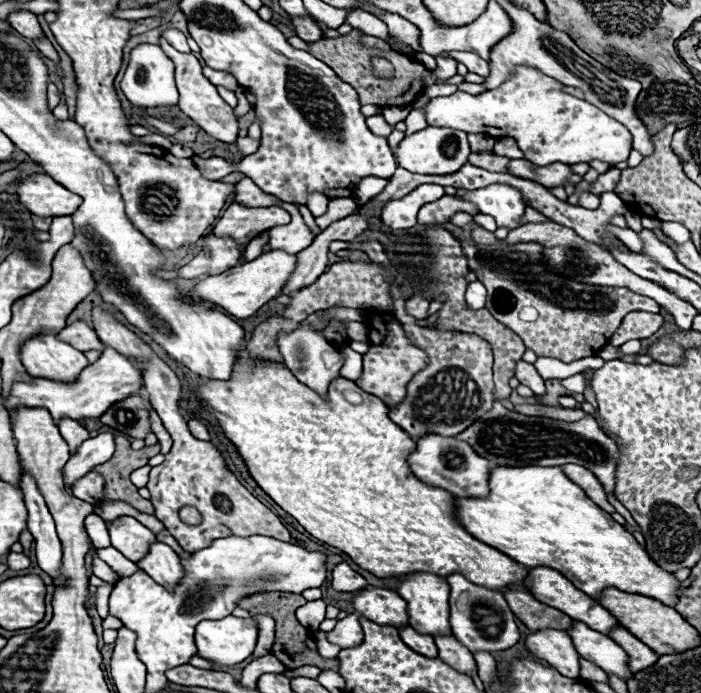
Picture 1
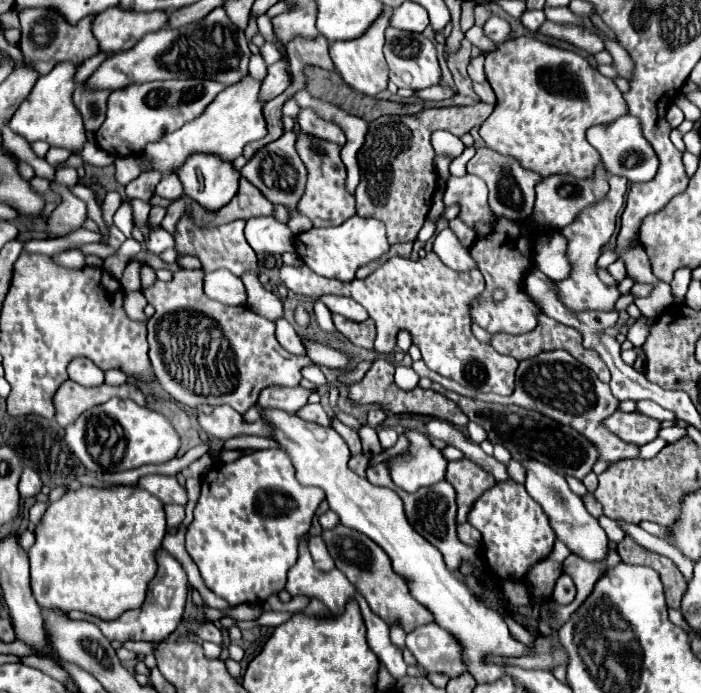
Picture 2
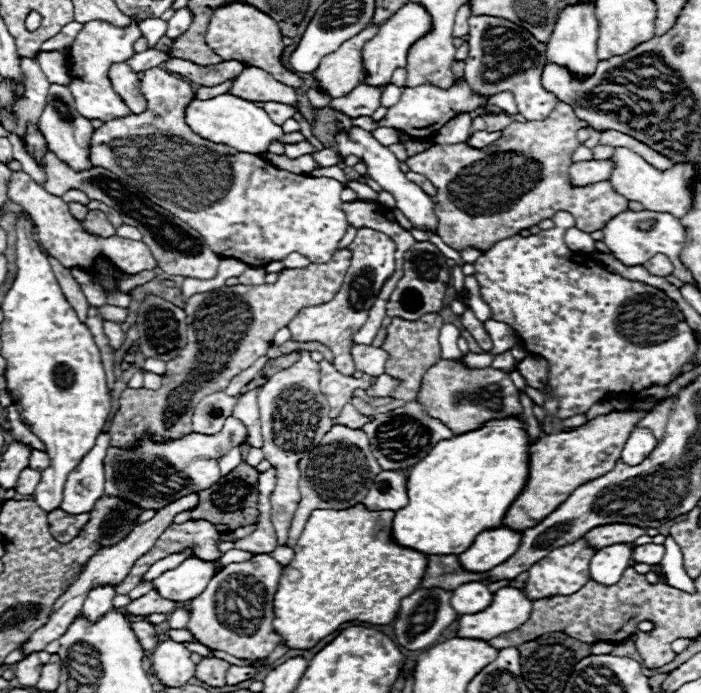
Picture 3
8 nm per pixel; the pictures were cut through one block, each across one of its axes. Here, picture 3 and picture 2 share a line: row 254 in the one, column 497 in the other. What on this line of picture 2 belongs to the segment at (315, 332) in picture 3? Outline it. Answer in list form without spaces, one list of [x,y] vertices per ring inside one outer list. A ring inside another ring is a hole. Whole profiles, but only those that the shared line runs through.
[[[428,252],[418,260],[398,256],[390,258],[364,280],[328,280],[324,276],[316,276],[306,266],[280,266],[278,276],[288,290],[314,300],[324,294],[340,294],[360,302],[376,322],[376,352],[392,352],[396,346],[396,334],[404,328],[412,334],[414,344],[420,346],[428,368],[480,392],[494,392],[500,396],[510,396],[514,392],[514,372],[518,368],[518,360],[498,354],[490,344],[476,340],[470,332],[472,320],[468,318],[468,304],[472,304],[472,300],[484,292],[484,276],[478,270],[450,270],[434,252]]]

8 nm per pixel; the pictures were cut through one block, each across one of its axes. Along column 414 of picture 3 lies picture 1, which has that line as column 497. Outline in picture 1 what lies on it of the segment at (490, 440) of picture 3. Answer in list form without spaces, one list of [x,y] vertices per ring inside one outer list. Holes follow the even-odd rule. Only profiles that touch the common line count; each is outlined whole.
[[[494,466],[490,476],[490,492],[484,498],[454,498],[456,520],[464,526],[468,534],[476,540],[498,548],[502,554],[524,564],[526,568],[548,566],[562,572],[576,588],[596,598],[604,588],[618,588],[632,594],[644,594],[648,598],[660,600],[666,606],[676,606],[680,594],[680,582],[674,574],[664,572],[652,562],[646,550],[634,540],[634,536],[618,522],[612,520],[608,512],[598,508],[580,486],[576,486],[560,466]]]

